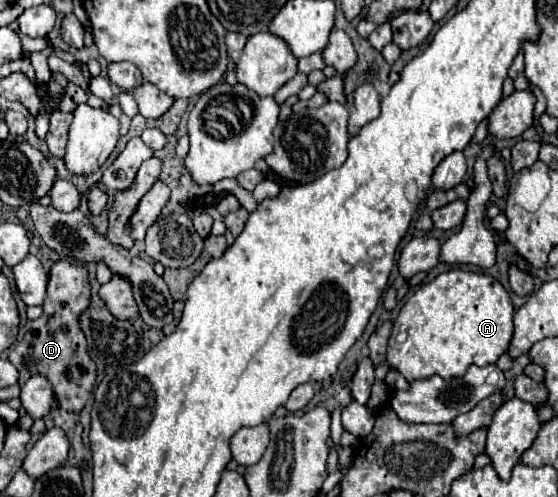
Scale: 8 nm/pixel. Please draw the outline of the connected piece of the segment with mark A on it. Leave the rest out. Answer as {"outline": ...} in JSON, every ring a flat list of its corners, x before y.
{"outline":[[459,269,441,273,433,281,419,287,401,307,387,345,387,363,391,369,399,371,409,383,429,379,435,373,443,379,463,377,469,365,495,363,507,351,513,335,513,313,515,307,509,299,509,293,493,277,481,273,465,273]]}

